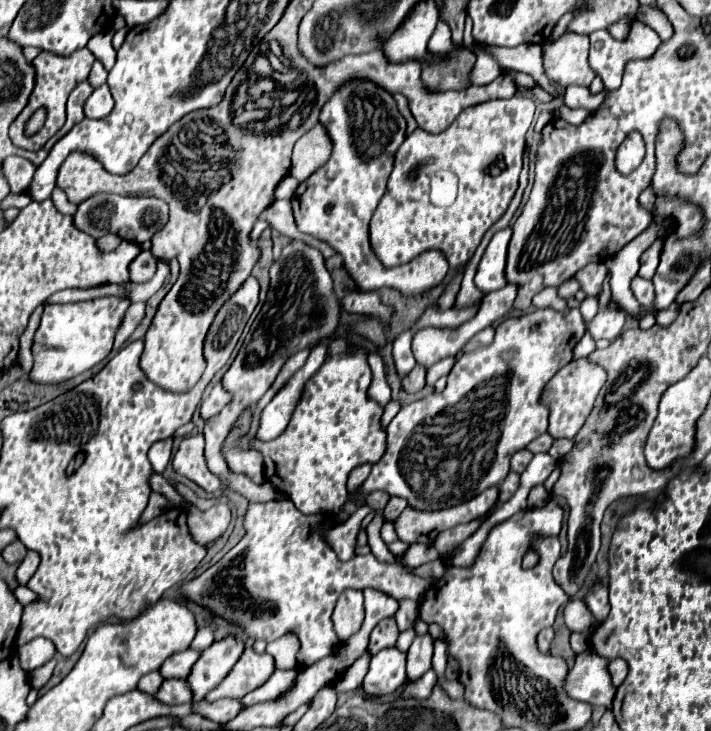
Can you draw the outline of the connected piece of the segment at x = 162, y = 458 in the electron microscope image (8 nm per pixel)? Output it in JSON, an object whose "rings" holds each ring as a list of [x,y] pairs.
{"rings":[[[164,438],[164,440],[158,440],[156,444],[152,444],[148,458],[150,458],[154,472],[164,472],[166,464],[170,462],[170,454],[172,454],[172,438]]]}

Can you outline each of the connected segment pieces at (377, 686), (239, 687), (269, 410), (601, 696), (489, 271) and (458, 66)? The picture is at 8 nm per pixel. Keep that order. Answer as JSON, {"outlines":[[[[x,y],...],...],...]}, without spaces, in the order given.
{"outlines":[[[[396,646],[384,648],[372,656],[370,670],[362,682],[364,690],[372,696],[396,692],[406,682],[406,654]]],[[[246,648],[230,674],[206,696],[206,700],[214,702],[220,698],[244,698],[248,692],[264,684],[272,672],[274,660],[270,654],[256,654],[252,648]]],[[[320,342],[318,346],[312,348],[306,364],[284,384],[284,388],[278,390],[272,402],[262,410],[260,430],[258,430],[260,440],[272,440],[280,436],[280,432],[284,432],[292,416],[292,410],[296,406],[296,400],[300,398],[300,392],[304,388],[304,382],[314,376],[314,372],[320,368],[324,358],[326,358],[326,342],[324,344]]],[[[592,648],[578,654],[574,670],[568,676],[568,694],[576,700],[590,702],[592,706],[612,708],[616,686],[608,664],[610,660],[596,654]]],[[[504,228],[494,234],[490,240],[476,272],[476,286],[482,292],[500,290],[508,284],[506,280],[506,258],[508,258],[508,242],[512,236],[512,228]]],[[[468,50],[450,52],[446,62],[440,62],[422,70],[422,82],[424,86],[428,86],[430,92],[462,90],[468,86],[466,76],[474,66],[474,62],[476,62],[476,56]]]]}

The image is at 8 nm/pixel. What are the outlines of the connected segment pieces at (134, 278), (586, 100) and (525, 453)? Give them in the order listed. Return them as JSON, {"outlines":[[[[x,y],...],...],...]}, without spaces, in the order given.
{"outlines":[[[[142,250],[132,260],[132,264],[128,266],[128,272],[130,272],[130,282],[136,282],[136,284],[148,282],[154,276],[154,272],[156,272],[156,260],[154,260],[154,256],[148,250]]],[[[568,86],[566,94],[564,94],[564,102],[568,108],[592,108],[596,110],[598,104],[602,104],[604,94],[600,92],[598,96],[592,94],[586,86]]],[[[518,450],[514,456],[512,456],[512,472],[516,472],[516,474],[522,474],[524,470],[526,470],[526,466],[530,464],[530,460],[532,460],[532,452],[530,450]]]]}

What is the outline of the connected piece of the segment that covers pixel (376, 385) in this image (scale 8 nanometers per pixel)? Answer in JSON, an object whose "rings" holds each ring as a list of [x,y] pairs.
{"rings":[[[370,352],[368,356],[368,362],[372,366],[373,381],[369,387],[368,395],[378,400],[380,406],[386,406],[390,402],[390,386],[386,380],[386,374],[384,374],[384,364],[382,364],[382,358],[376,356],[374,352]]]}

